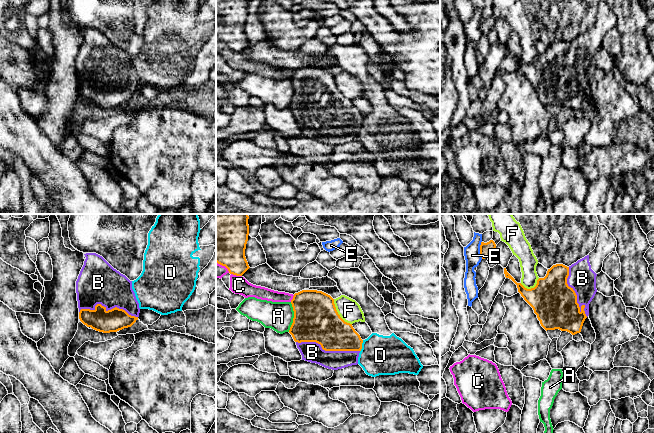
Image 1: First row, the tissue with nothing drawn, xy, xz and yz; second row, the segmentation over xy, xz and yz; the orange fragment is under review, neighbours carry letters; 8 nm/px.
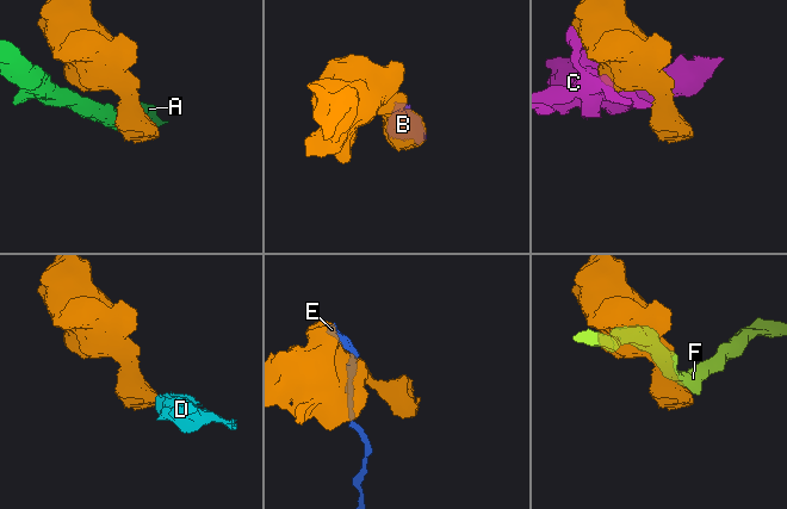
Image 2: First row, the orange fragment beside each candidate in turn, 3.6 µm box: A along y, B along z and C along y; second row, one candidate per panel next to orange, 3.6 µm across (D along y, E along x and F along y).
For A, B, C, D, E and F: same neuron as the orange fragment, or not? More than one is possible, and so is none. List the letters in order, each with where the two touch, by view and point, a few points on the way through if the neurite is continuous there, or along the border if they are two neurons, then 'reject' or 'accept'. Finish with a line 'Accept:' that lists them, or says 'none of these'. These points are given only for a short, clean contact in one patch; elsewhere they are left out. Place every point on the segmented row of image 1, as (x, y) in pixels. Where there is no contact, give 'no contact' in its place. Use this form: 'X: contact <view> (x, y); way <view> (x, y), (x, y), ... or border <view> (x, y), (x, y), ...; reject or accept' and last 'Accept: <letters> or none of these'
A: contact xz (294, 317); reject
B: contact xy (108, 310); accept
C: contact xz (236, 275); reject
D: contact xz (361, 346); border xz (363, 340), (360, 351); reject
E: contact yz (480, 250); reject
F: contact xz (337, 313); reject
Accept: B

